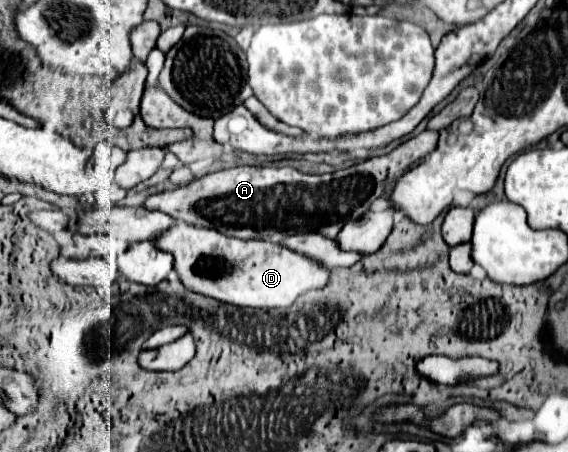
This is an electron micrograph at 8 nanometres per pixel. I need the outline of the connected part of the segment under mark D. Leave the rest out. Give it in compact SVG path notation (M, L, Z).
M177 223L157 235L155 245L175 257L173 269L187 289L239 307L289 307L301 293L321 289L329 281L329 269L279 243L243 241L217 229Z

